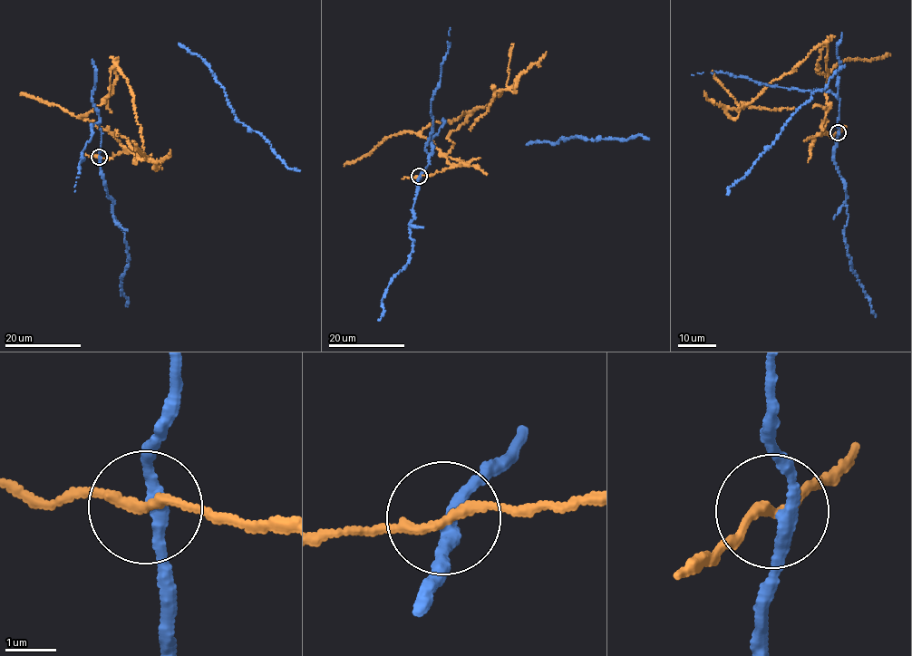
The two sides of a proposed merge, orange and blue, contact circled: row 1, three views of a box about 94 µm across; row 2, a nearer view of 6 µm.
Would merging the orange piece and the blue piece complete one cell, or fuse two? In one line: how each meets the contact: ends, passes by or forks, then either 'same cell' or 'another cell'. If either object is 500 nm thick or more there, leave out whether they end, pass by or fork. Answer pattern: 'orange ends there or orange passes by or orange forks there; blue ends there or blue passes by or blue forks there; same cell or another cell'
orange passes by; blue passes by; another cell

